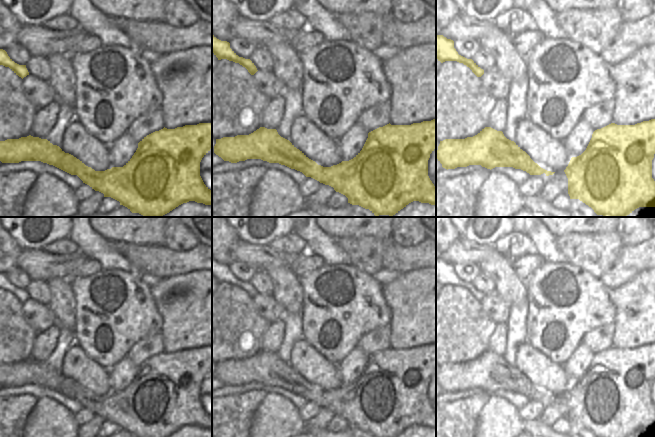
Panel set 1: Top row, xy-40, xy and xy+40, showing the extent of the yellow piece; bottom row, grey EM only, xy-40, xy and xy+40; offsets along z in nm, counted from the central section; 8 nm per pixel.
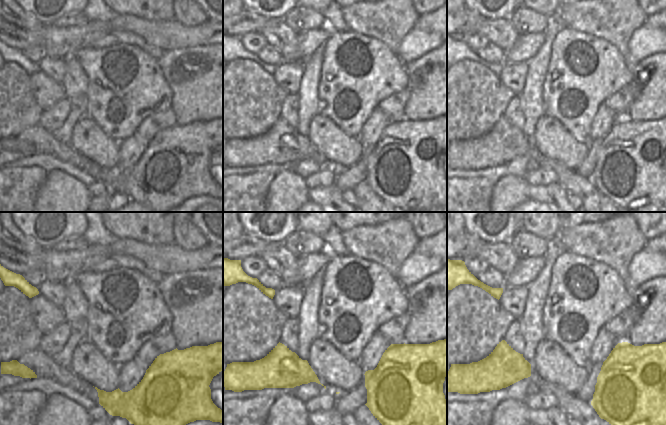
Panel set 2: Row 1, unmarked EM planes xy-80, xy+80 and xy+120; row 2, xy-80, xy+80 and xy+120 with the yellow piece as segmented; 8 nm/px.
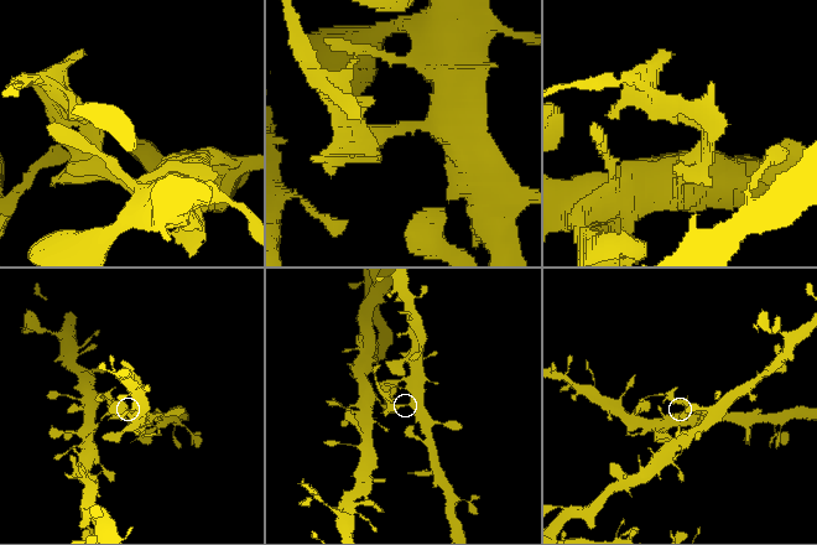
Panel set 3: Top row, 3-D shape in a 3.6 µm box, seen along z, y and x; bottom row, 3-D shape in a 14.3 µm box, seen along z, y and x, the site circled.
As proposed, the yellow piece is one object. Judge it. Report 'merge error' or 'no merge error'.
merge error

